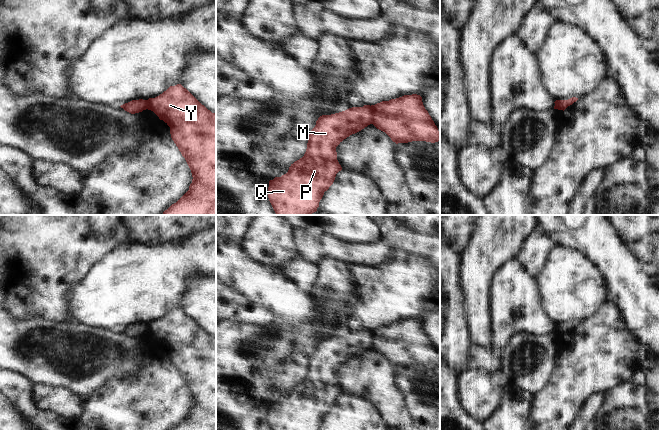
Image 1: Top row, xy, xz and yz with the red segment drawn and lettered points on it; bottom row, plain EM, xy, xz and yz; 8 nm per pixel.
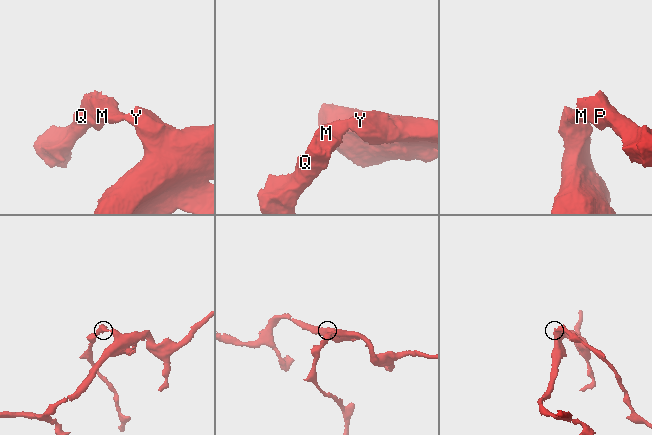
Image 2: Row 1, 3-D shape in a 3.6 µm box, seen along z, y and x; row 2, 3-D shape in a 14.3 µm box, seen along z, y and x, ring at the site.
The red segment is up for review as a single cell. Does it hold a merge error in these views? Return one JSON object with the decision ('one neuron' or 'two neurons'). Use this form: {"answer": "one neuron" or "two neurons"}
{"answer": "two neurons"}

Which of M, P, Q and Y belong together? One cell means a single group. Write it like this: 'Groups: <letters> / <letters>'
Groups: M P Q / Y

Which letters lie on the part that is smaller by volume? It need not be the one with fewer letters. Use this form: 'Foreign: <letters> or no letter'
Foreign: M, P, Q

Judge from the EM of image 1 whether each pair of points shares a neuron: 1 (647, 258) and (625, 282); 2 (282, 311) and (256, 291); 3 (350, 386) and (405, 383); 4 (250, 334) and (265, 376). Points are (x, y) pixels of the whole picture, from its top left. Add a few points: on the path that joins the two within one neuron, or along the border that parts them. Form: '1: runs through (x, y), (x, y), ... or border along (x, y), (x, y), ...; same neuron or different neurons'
1: border along (626, 246), (648, 275); different neurons
2: runs through (276, 305), (262, 291); same neuron
3: border along (395, 368), (394, 383), (403, 398), (405, 406); different neurons
4: border along (284, 359), (274, 365), (260, 365), (249, 385); different neurons

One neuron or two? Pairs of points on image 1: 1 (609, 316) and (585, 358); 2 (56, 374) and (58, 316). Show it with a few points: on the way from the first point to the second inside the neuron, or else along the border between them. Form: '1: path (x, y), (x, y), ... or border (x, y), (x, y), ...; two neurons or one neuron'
1: path (606, 326), (604, 339), (595, 348); one neuron
2: border (40, 315), (56, 322), (65, 322), (70, 319); two neurons

